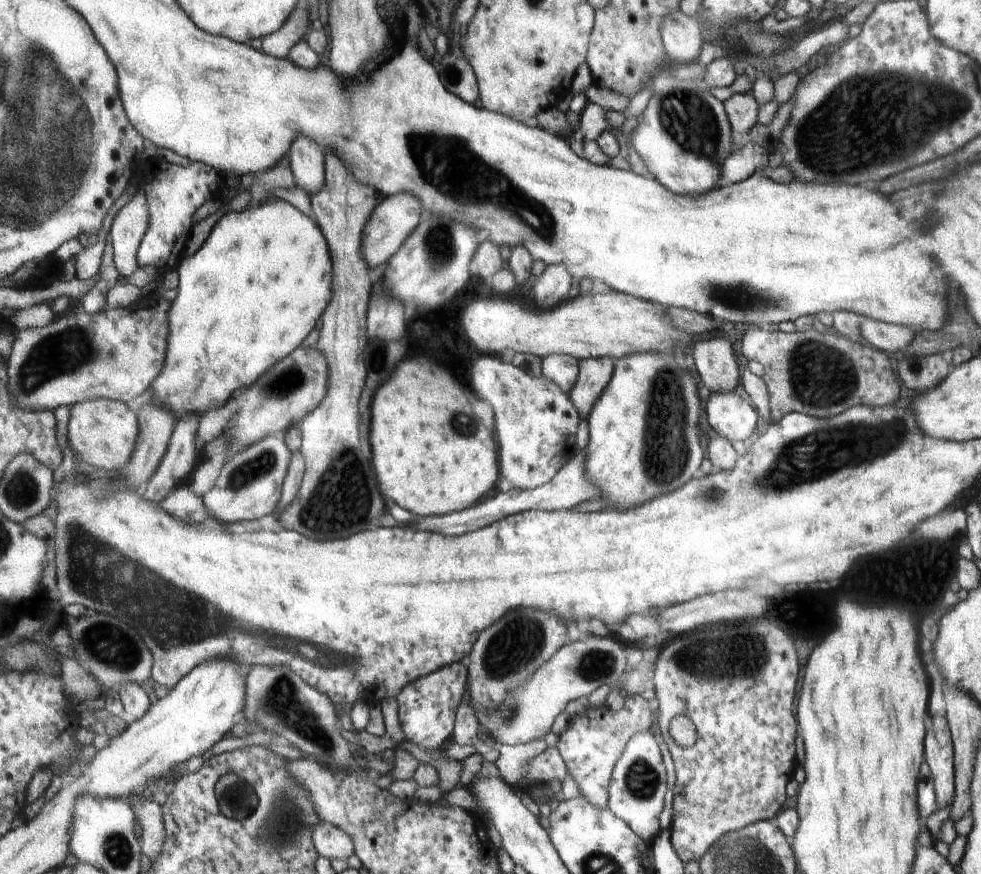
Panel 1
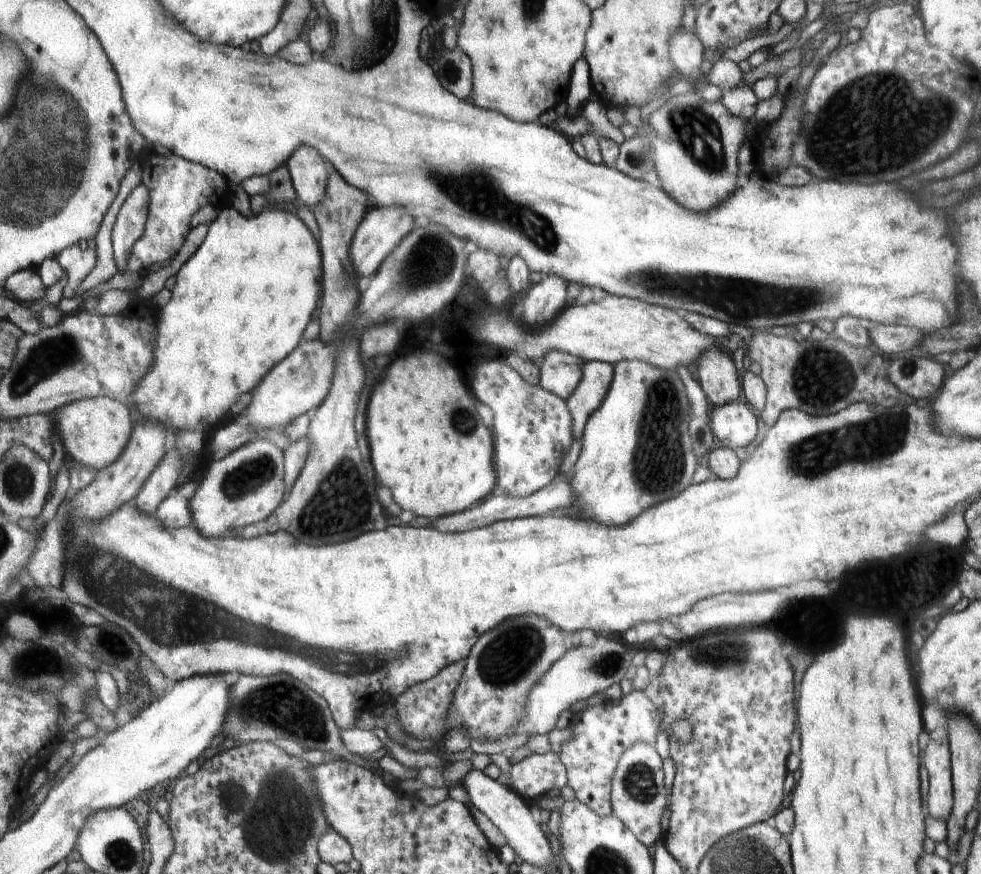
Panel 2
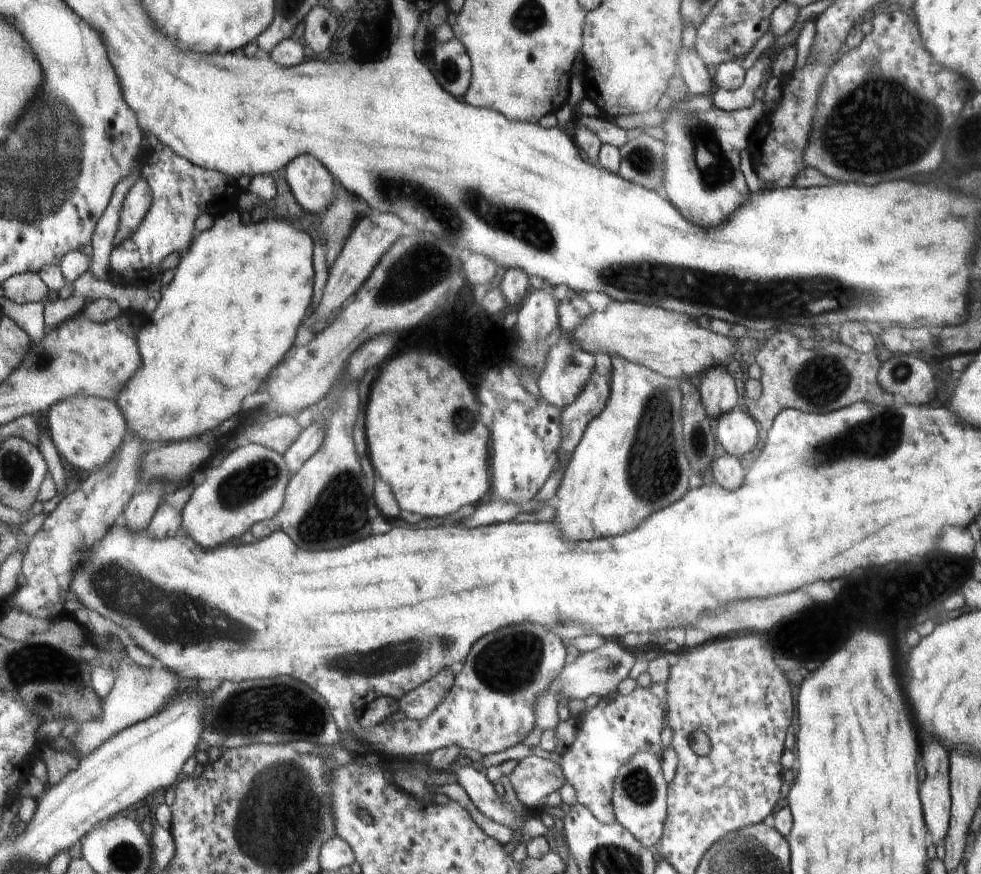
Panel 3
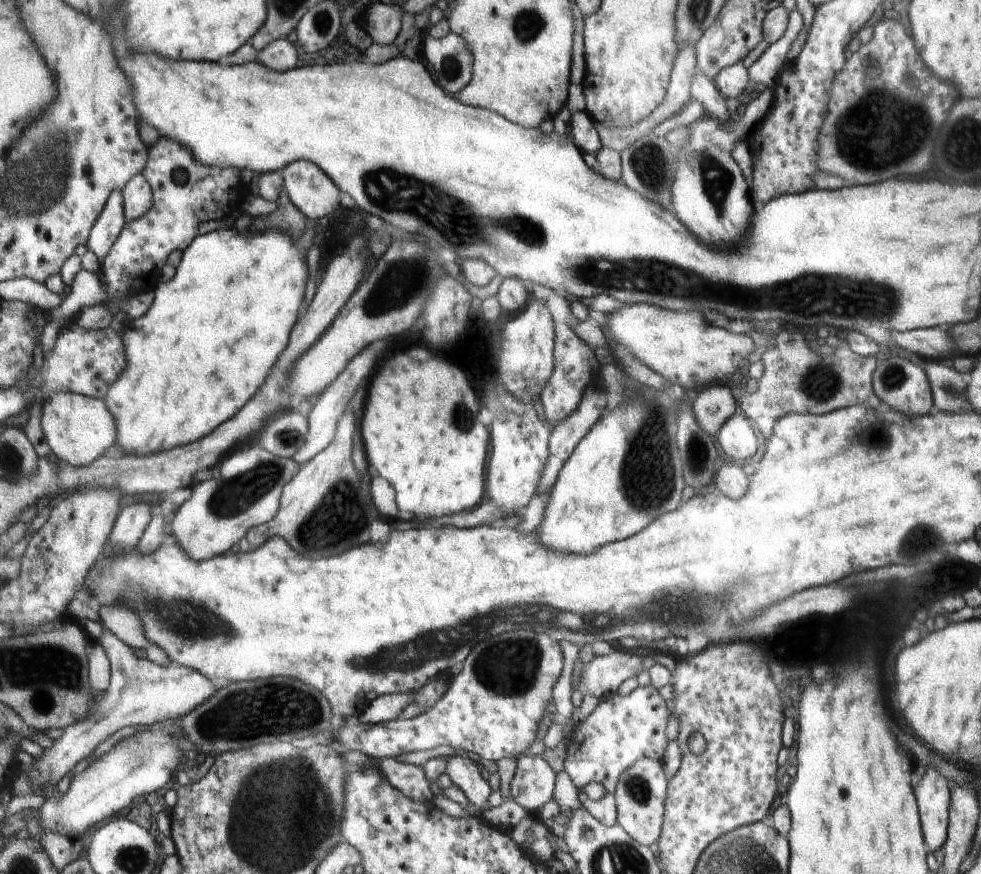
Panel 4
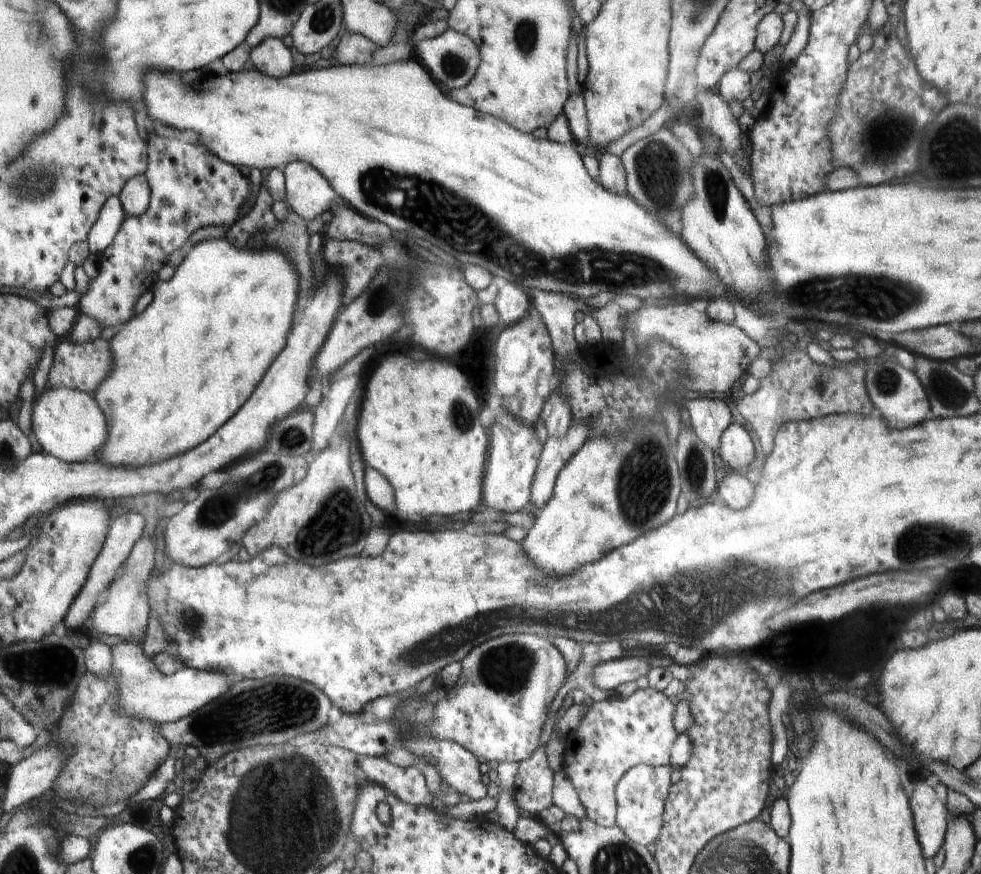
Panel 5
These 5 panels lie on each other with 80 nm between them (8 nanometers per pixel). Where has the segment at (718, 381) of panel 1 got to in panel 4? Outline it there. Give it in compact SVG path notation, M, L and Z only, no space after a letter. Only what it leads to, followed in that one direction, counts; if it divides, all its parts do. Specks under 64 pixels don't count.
M712 385L699 391L691 404L694 416L711 437L716 437L736 412L736 402L726 385Z

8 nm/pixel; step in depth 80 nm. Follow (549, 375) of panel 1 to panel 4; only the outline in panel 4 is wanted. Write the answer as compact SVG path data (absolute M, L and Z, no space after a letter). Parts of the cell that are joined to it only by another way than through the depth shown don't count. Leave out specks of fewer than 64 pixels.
M526 283L525 287L531 298L547 307L553 320L555 330L553 346L554 372L548 379L545 388L542 389L539 398L542 402L542 410L545 412L545 418L556 428L562 421L568 419L573 412L576 412L579 402L583 399L583 392L591 383L590 379L594 371L598 369L600 362L595 350L582 341L566 323L566 316L570 312L571 302L567 301L566 297L556 294L554 289L539 284Z

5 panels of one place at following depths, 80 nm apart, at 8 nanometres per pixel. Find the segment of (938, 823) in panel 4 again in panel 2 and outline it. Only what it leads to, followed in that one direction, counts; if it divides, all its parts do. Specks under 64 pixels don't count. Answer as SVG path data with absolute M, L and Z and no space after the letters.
M938 726L930 736L924 752L924 768L929 776L928 812L936 820L946 822L954 808L954 784L950 774L950 734Z

